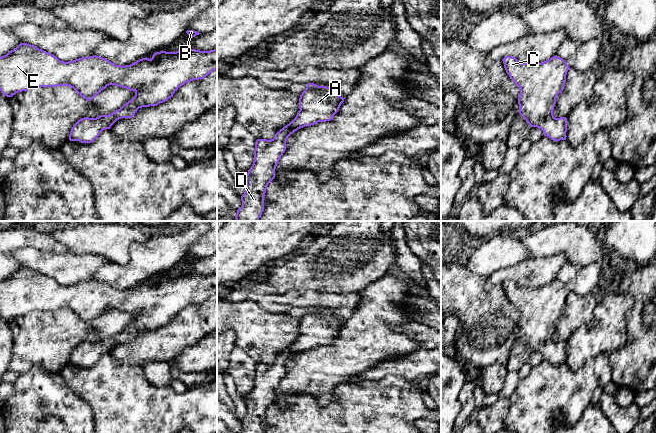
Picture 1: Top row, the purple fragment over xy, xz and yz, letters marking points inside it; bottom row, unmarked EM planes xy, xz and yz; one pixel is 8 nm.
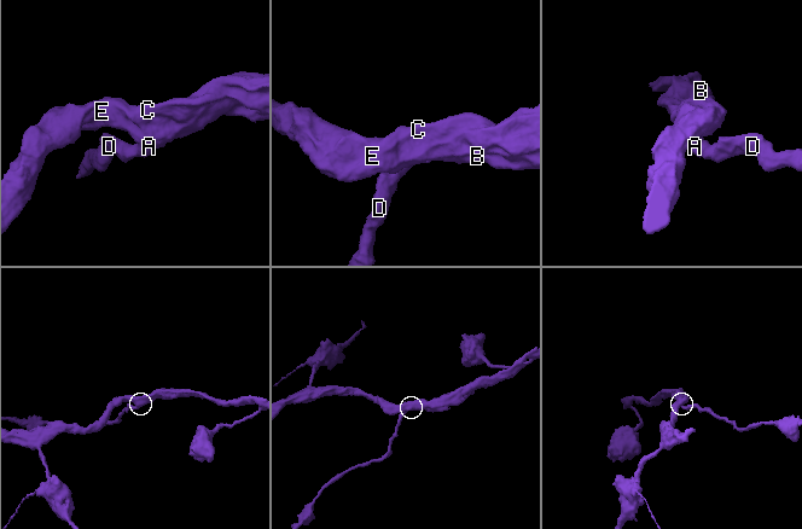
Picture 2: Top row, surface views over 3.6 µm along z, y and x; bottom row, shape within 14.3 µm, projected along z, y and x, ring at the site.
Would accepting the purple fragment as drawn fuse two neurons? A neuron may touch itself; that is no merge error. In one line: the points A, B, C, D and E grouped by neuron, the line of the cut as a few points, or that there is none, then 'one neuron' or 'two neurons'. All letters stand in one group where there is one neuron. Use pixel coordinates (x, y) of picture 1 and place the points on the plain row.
groups A B C D E; cut none; one neuron

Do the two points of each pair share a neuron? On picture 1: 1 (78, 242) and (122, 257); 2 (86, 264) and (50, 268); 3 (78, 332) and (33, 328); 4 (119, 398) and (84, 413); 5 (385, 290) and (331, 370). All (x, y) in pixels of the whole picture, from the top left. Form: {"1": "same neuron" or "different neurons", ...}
{"1": "same neuron", "2": "same neuron", "3": "same neuron", "4": "different neurons", "5": "same neuron"}

